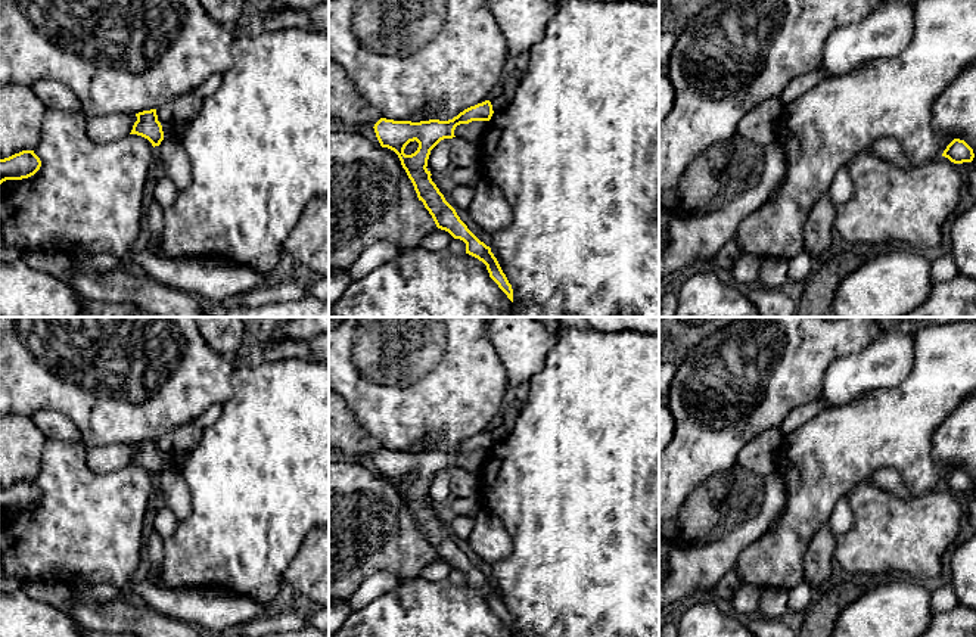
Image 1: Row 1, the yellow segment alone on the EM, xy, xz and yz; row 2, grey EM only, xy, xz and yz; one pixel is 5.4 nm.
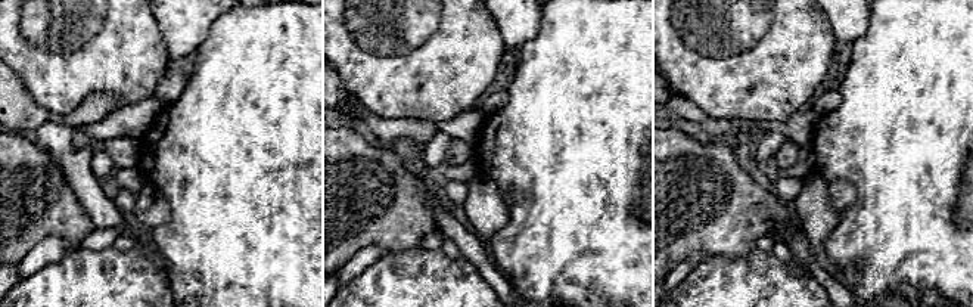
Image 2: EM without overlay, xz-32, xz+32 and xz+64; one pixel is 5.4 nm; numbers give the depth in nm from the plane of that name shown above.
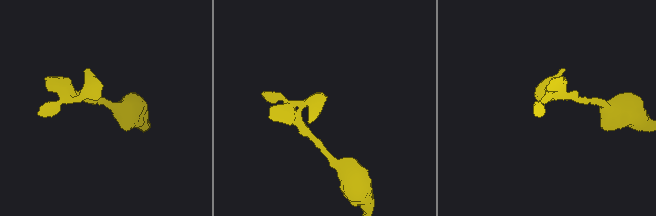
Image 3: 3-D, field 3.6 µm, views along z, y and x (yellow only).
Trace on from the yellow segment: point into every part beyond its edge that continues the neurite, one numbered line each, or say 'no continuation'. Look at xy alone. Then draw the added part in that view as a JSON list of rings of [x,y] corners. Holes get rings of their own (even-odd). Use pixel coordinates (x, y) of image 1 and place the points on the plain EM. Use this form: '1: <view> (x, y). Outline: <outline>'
no continuation

